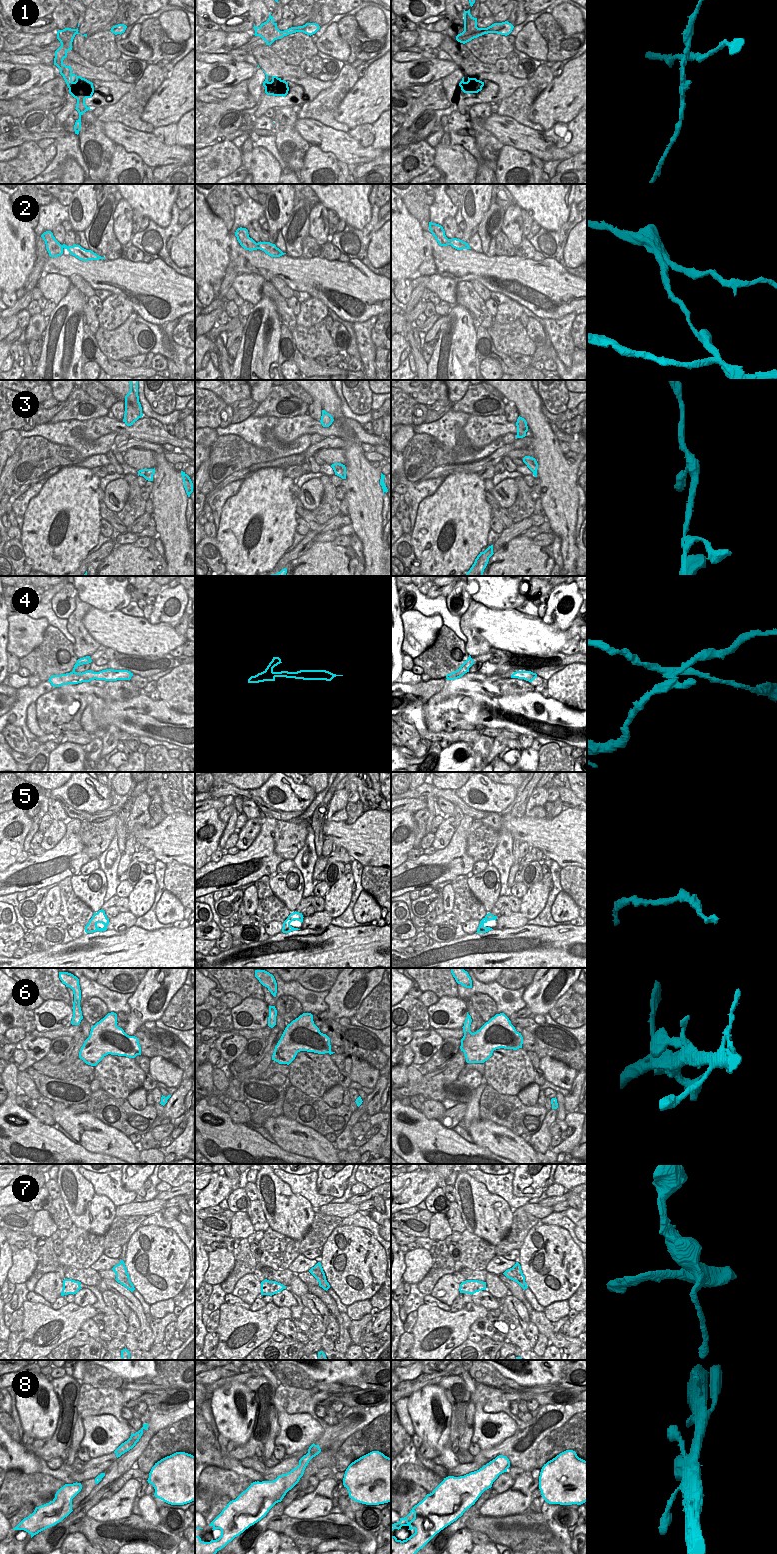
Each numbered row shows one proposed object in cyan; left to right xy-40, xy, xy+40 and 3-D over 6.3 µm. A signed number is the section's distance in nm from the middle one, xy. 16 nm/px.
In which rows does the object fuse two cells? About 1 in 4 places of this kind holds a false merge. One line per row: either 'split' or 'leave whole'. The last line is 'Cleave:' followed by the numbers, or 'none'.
1: split
2: split
3: leave whole
4: split
5: leave whole
6: leave whole
7: split
8: leave whole
Cleave: 1, 2, 4, 7

